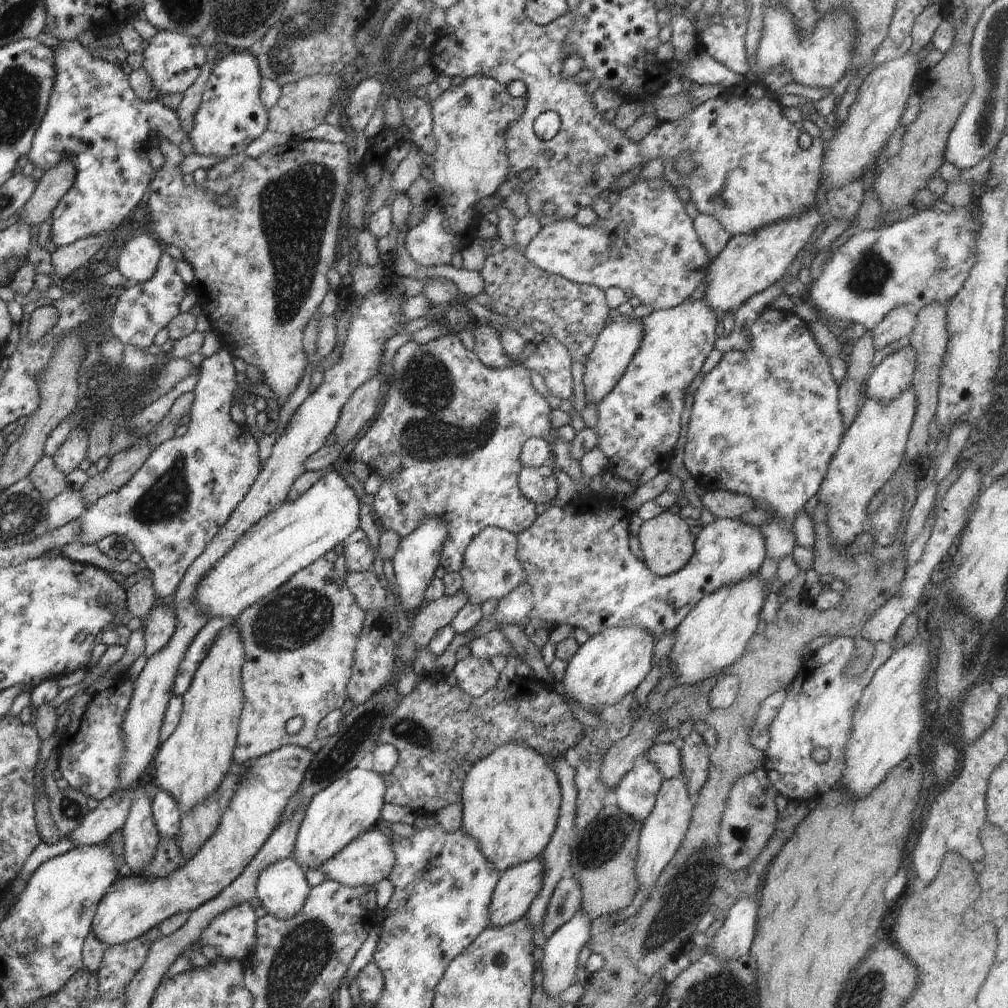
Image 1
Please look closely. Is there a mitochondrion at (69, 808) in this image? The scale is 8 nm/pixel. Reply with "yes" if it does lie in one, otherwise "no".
yes

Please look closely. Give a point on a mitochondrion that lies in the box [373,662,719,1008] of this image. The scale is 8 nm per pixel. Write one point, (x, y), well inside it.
(689, 894)

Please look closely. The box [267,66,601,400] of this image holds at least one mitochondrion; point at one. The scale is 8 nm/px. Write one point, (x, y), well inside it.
(548, 85)

